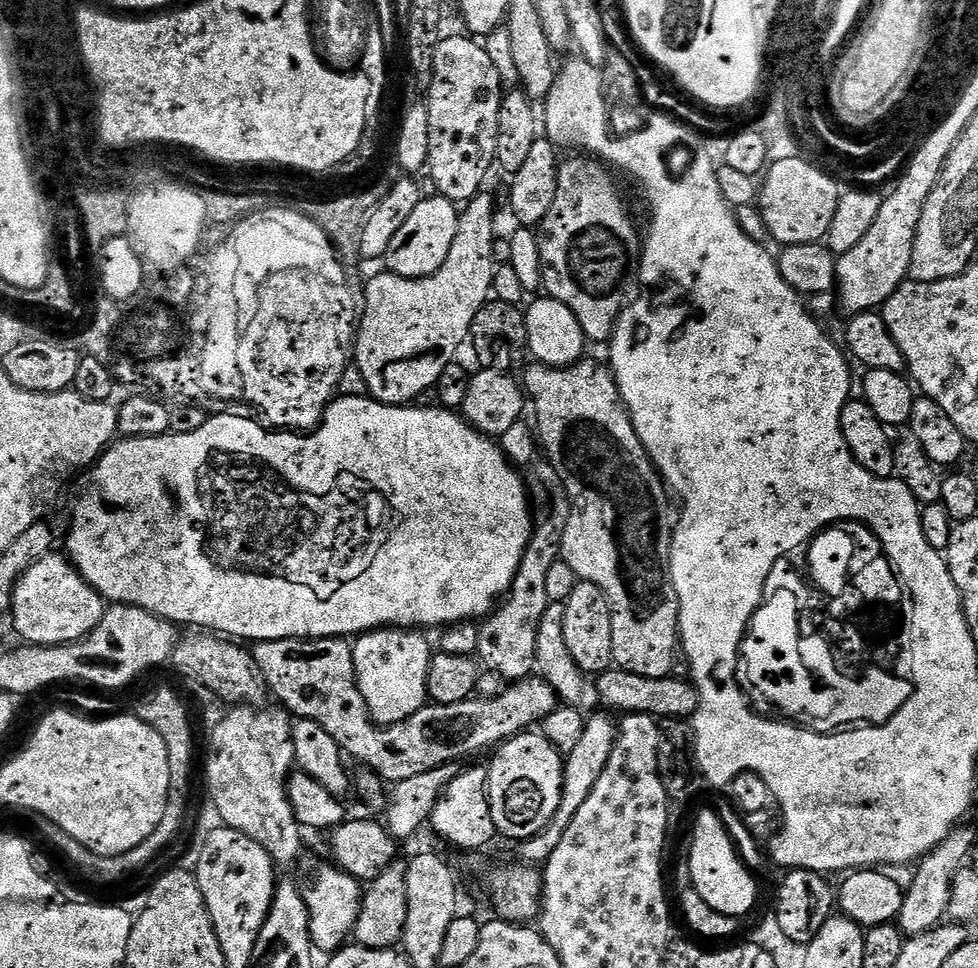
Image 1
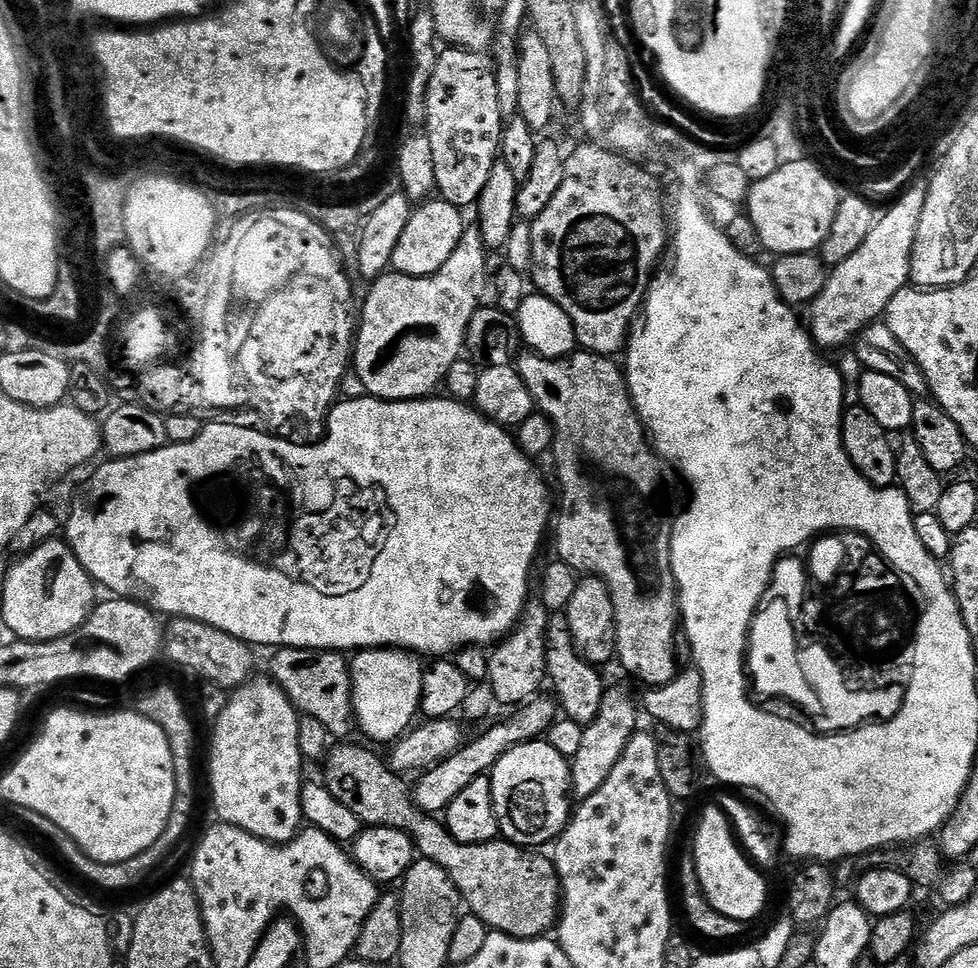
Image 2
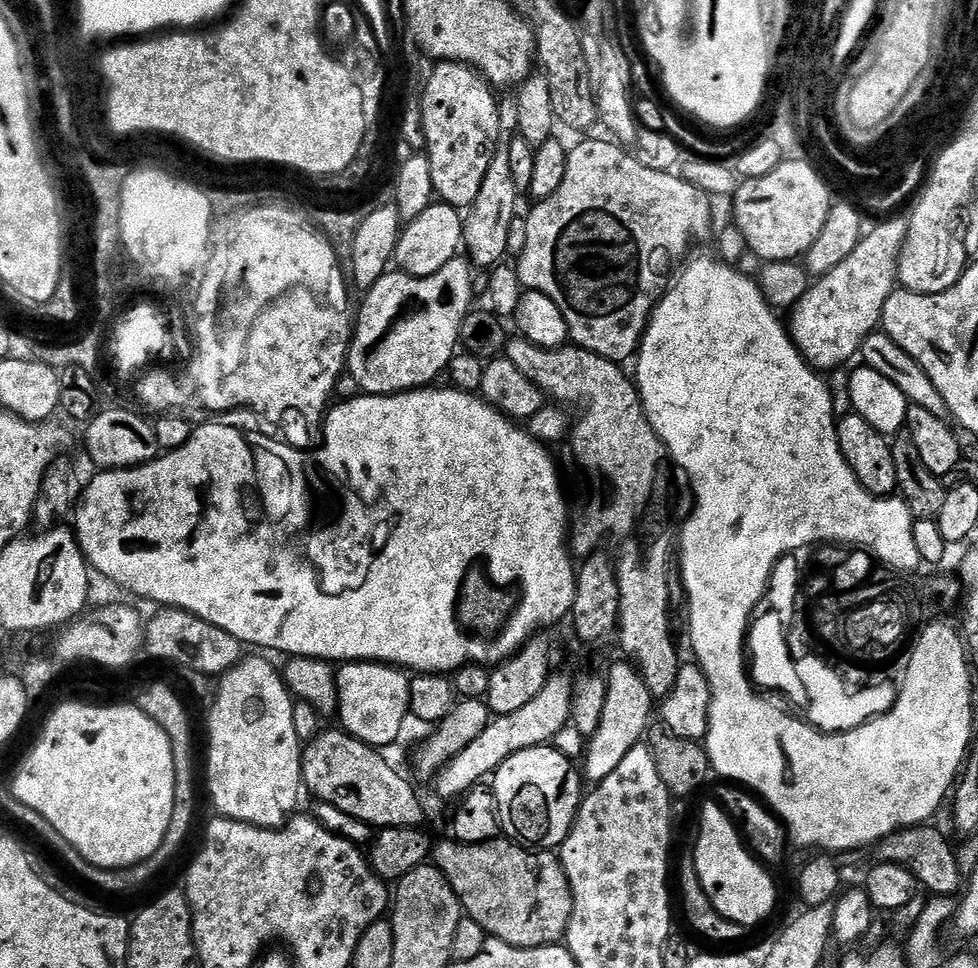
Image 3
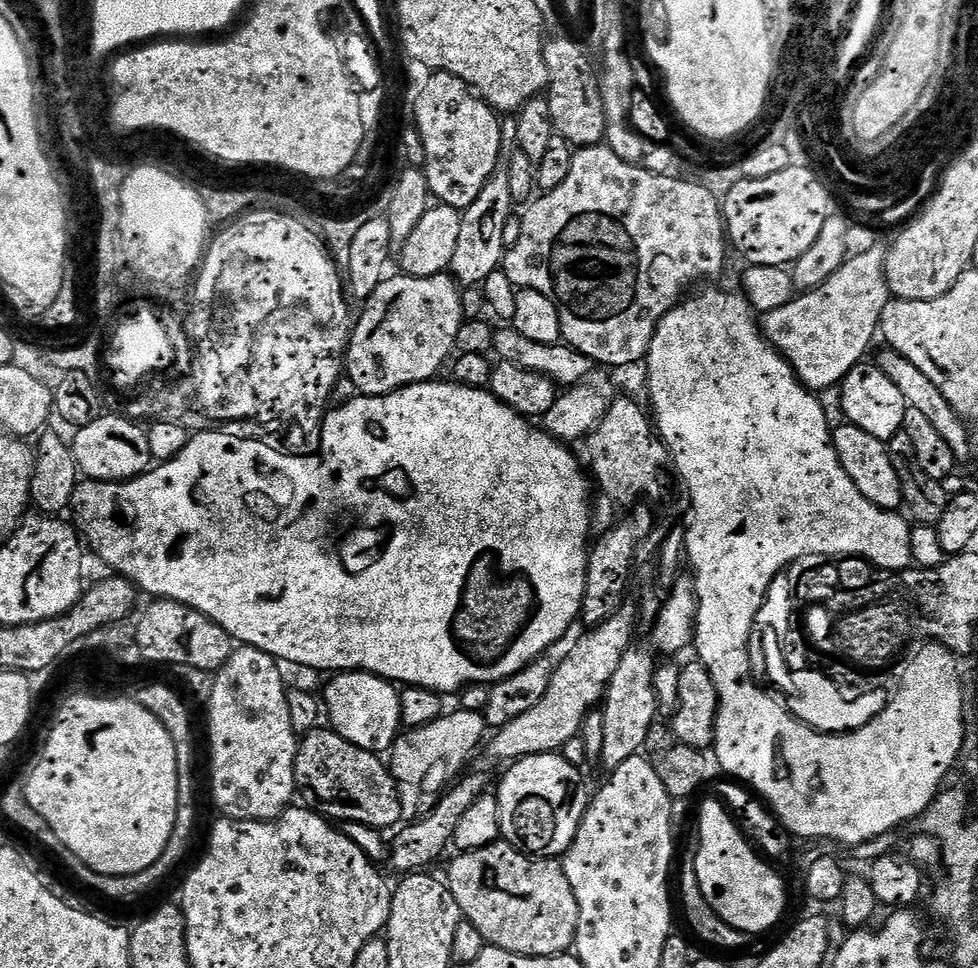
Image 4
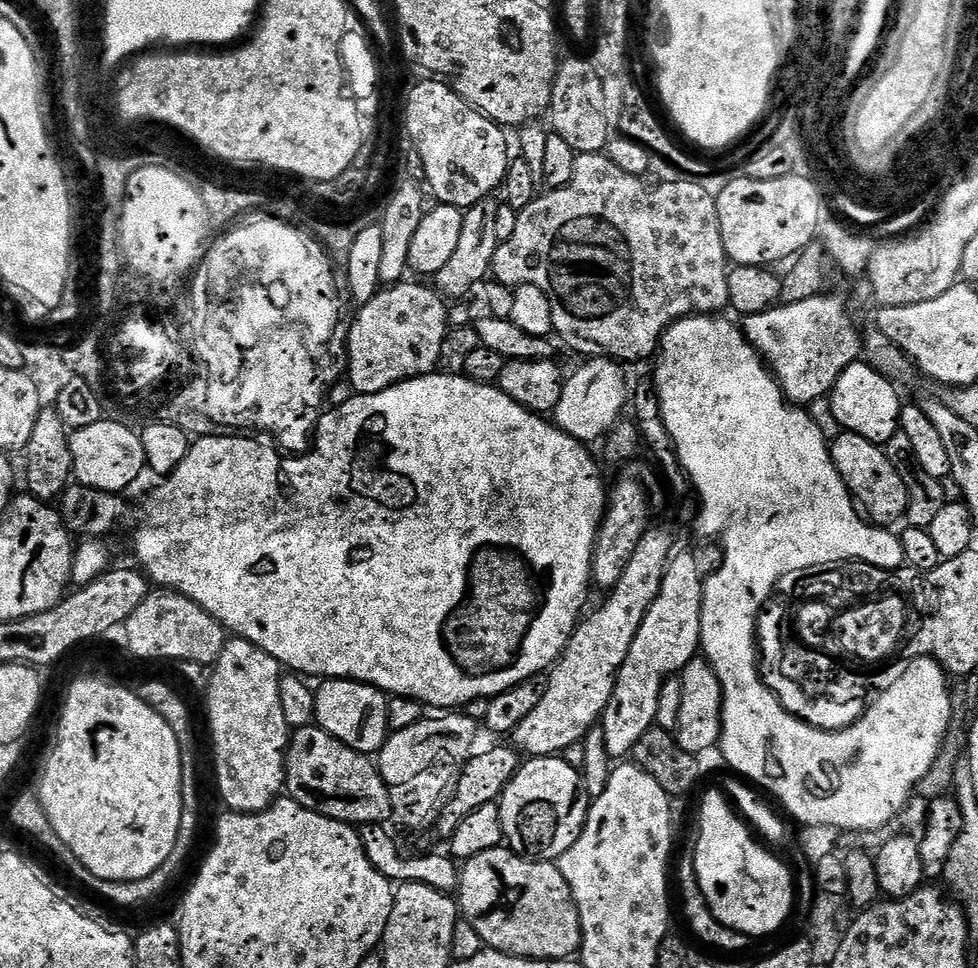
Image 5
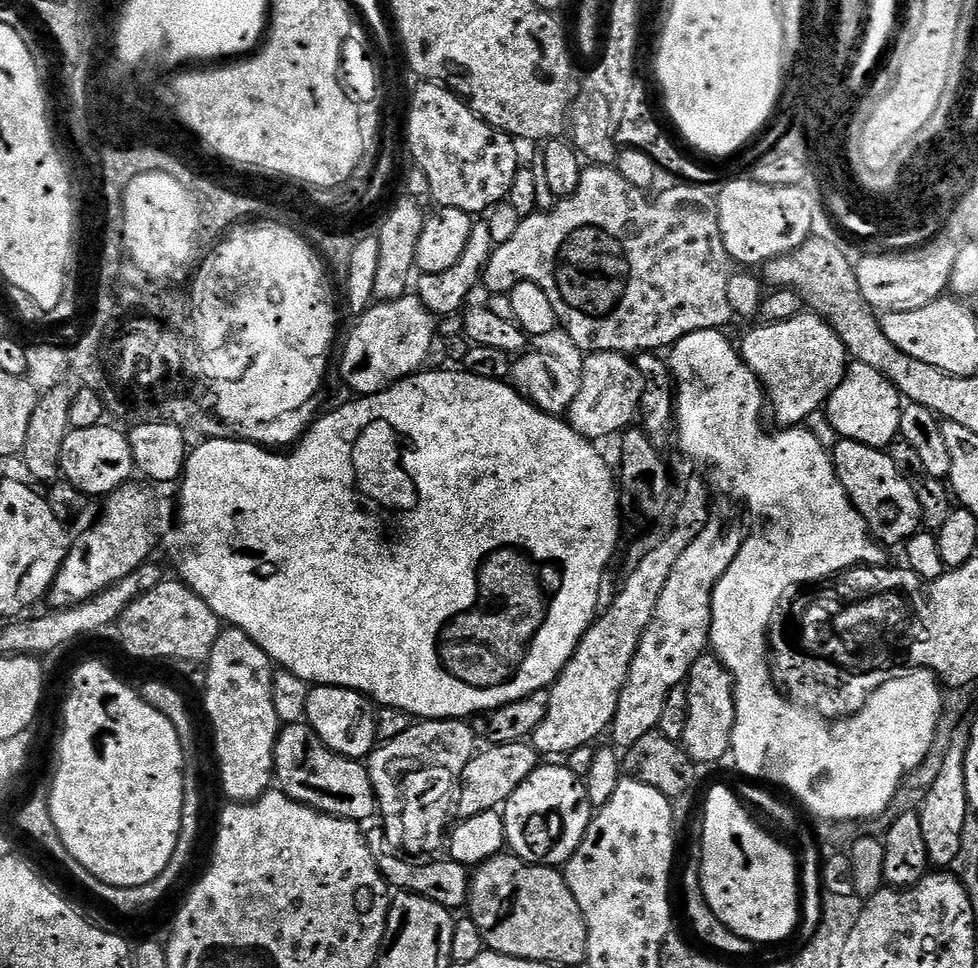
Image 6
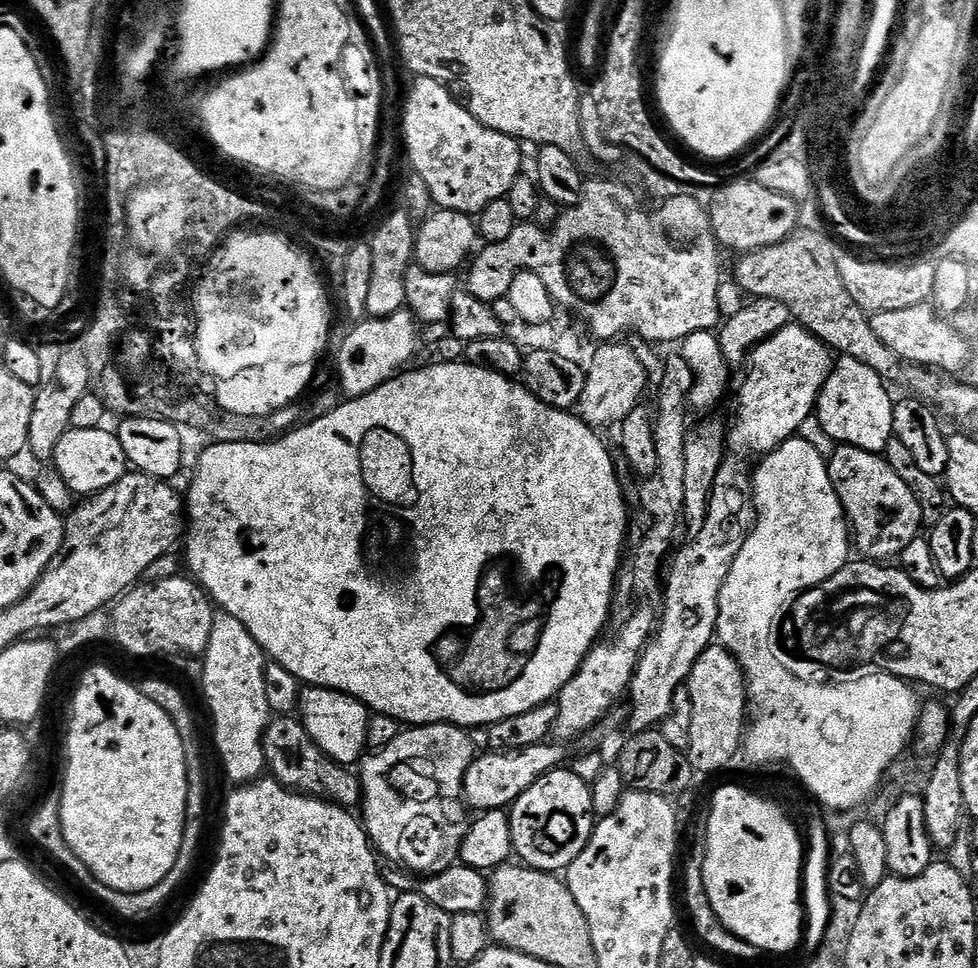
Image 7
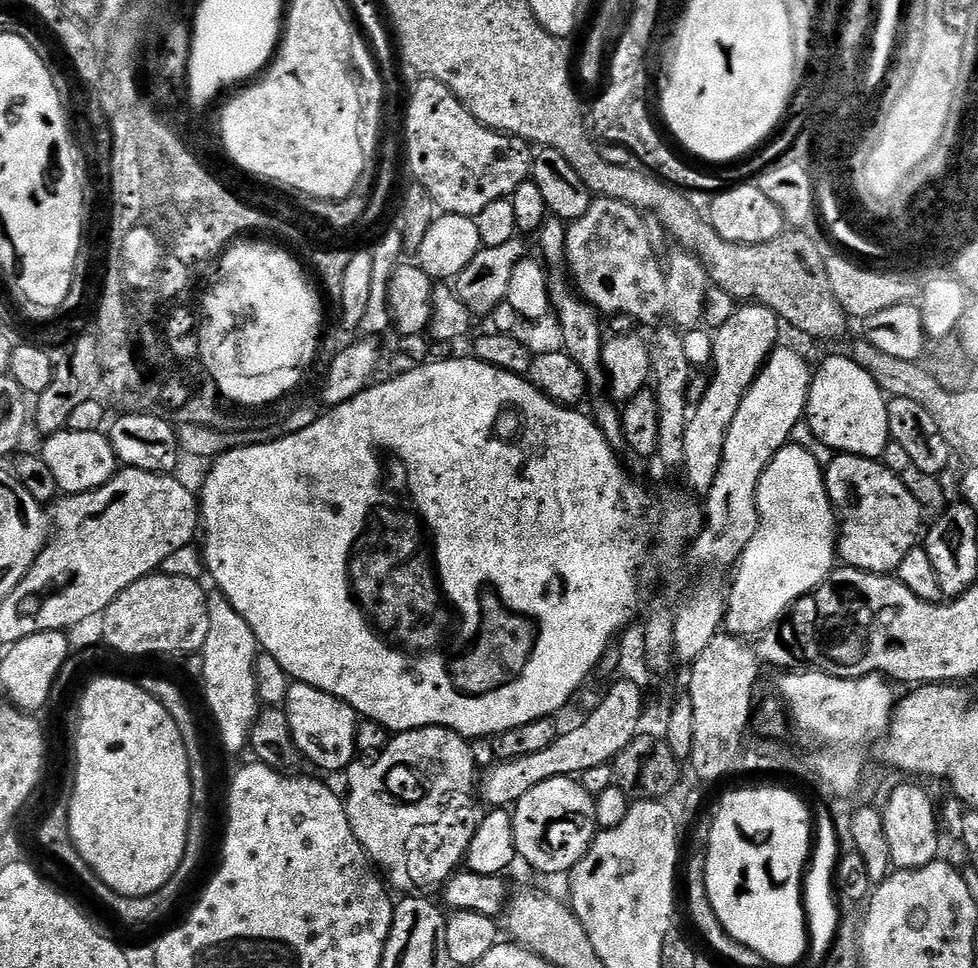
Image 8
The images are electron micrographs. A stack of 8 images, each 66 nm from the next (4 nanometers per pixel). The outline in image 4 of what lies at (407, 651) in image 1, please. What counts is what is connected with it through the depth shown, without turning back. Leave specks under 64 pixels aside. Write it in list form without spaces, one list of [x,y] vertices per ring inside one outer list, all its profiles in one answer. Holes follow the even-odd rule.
[[[338,672],[329,680],[332,681],[322,691],[322,708],[332,731],[362,750],[387,753],[402,731],[400,688],[369,672]]]

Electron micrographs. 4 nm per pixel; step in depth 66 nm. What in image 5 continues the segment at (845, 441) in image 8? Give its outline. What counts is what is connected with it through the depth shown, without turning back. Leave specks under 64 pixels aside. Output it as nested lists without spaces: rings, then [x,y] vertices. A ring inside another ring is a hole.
[[[867,362],[851,364],[832,387],[830,399],[834,406],[834,418],[838,418],[841,429],[866,438],[872,444],[885,445],[900,427],[902,399],[897,385],[887,380]]]

